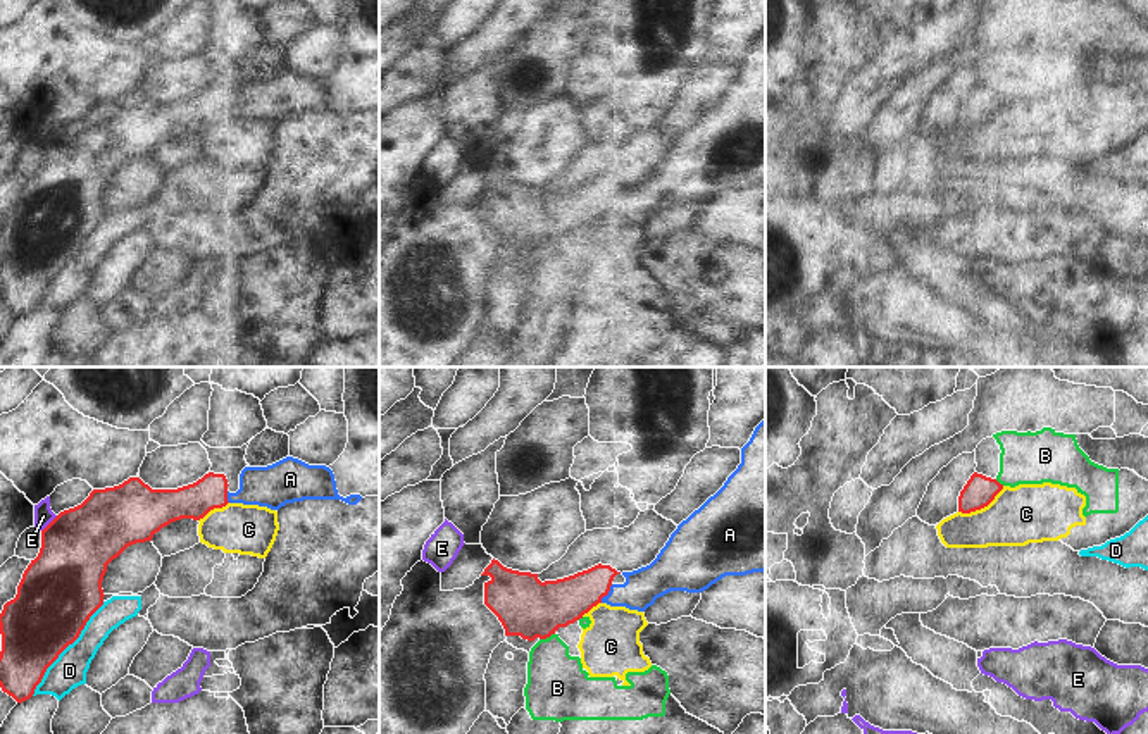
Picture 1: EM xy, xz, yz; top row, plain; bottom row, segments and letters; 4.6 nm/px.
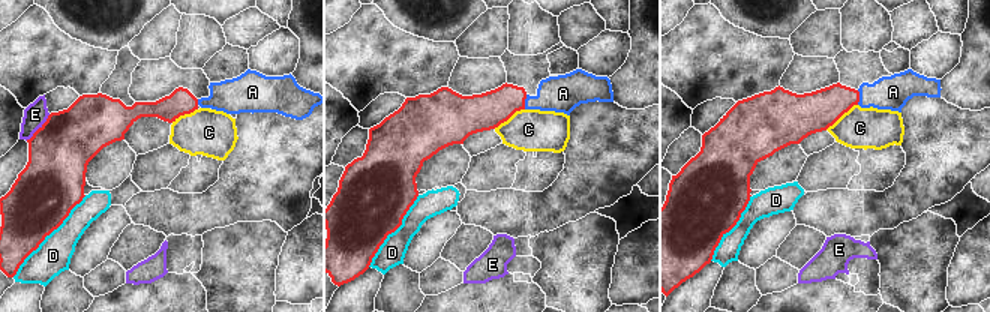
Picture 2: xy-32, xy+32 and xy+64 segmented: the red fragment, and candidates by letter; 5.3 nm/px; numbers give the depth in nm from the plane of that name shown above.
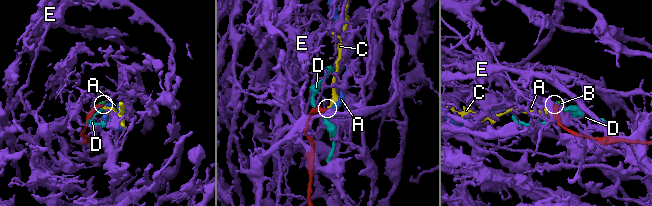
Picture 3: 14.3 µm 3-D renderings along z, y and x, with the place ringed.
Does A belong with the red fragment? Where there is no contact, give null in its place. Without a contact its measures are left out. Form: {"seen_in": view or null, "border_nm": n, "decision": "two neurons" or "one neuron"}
{"seen_in": "xz", "border_nm": 110, "decision": "one neuron"}

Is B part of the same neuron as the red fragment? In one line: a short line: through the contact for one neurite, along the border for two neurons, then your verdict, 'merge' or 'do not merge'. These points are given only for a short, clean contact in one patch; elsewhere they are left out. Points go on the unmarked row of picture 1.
do not merge

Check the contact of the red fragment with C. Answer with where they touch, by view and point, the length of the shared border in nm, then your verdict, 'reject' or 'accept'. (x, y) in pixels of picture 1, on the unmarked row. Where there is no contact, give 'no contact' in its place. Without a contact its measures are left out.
yz (981, 121) | 240 nm | reject

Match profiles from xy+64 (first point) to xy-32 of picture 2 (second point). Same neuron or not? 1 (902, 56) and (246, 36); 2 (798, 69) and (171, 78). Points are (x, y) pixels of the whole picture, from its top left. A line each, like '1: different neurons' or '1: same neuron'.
1: different neurons
2: same neuron

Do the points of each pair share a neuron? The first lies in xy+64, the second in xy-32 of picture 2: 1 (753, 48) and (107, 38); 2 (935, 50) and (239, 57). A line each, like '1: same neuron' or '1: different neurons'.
1: different neurons
2: different neurons

